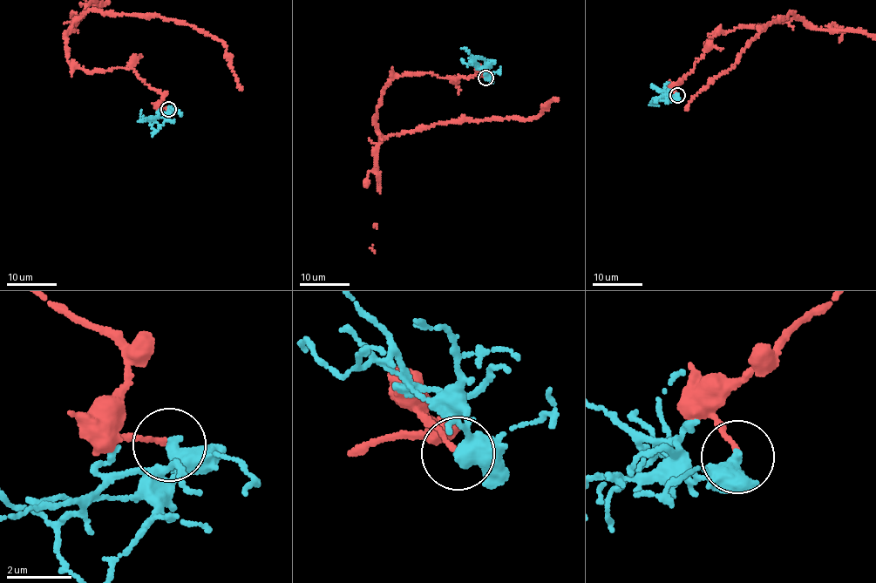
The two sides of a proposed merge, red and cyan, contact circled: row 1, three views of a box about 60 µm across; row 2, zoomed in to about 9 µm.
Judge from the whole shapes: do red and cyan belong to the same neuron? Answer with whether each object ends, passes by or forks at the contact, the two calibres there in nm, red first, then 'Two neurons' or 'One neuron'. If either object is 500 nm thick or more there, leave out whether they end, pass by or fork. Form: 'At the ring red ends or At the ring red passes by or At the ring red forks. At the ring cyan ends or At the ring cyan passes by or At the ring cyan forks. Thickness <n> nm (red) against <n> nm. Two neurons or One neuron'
At the ring red ends. At the ring cyan passes by. Thickness 130 nm (red) against 460 nm. Two neurons

